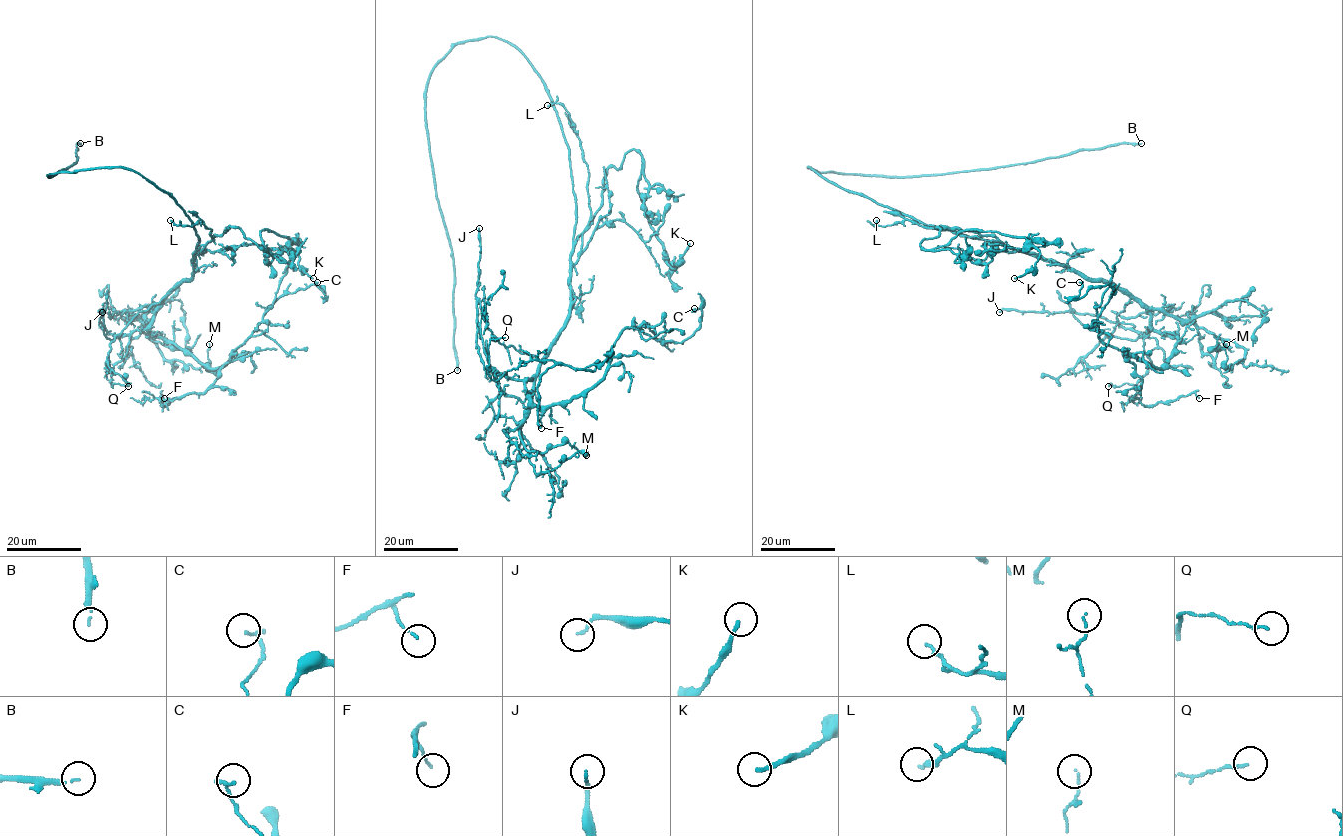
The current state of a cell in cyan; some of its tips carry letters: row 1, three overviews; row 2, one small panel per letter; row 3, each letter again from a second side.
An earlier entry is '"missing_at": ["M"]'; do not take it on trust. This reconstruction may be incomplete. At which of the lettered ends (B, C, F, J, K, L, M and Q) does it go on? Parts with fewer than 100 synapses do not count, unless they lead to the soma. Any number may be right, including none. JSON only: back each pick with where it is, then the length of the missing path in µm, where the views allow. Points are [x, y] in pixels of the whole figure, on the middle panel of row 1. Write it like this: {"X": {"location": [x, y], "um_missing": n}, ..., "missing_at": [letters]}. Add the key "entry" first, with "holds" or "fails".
{"entry": "fails", "B": {"location": [457, 370], "um_missing": 35}, "missing_at": ["B"]}

